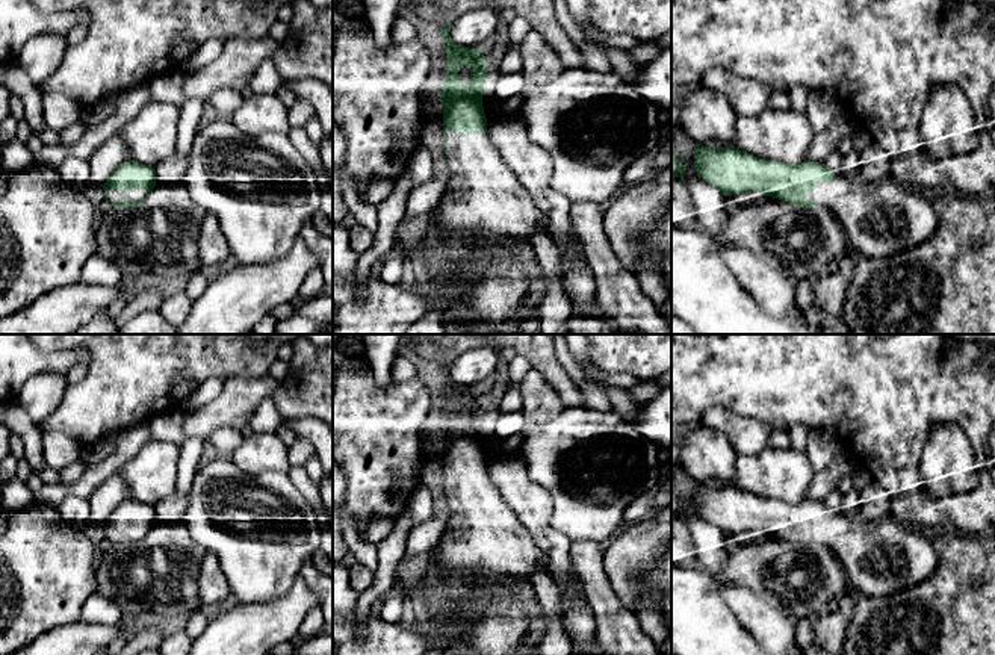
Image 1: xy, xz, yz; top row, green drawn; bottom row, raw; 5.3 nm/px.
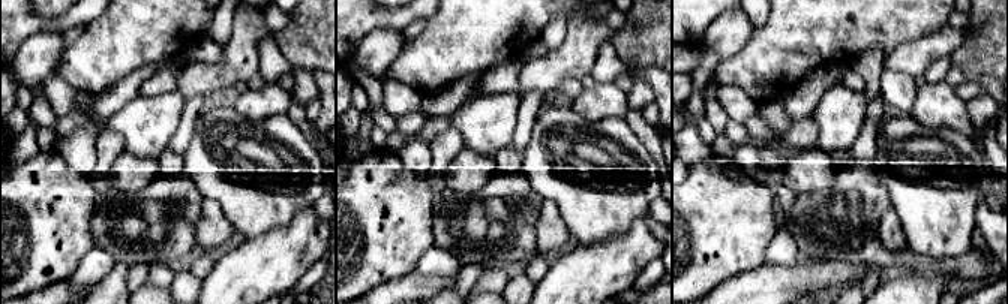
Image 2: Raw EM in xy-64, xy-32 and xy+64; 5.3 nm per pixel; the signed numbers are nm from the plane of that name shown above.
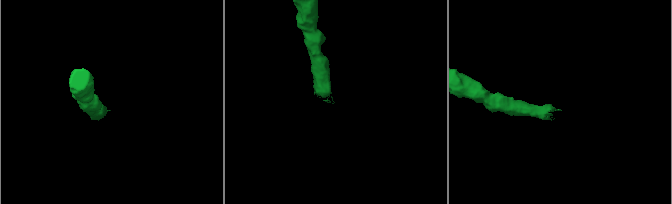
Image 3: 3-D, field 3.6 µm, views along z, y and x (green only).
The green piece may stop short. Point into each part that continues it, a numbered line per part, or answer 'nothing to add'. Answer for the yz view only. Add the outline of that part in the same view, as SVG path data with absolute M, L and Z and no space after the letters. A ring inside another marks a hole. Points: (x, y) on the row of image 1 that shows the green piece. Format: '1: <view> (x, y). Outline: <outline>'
1: yz (883, 218). Outline: M835 172L830 183L815 185L807 201L829 209L844 227L854 253L871 259L888 257L922 244L939 222L931 194L900 185L892 175L866 185Z

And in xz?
1: xz (484, 206). Outline: M454 130L446 132L446 160L448 186L439 203L431 212L426 234L413 247L416 253L461 253L470 248L490 250L519 250L520 245L531 245L534 234L541 230L549 233L546 218L535 207L517 177L510 171L498 150L488 138L476 130L473 135L458 135Z

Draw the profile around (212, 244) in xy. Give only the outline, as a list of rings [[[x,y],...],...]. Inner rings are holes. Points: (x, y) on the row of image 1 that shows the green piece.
[[[207,213],[201,222],[198,254],[204,266],[219,265],[230,256],[227,237],[212,213]]]

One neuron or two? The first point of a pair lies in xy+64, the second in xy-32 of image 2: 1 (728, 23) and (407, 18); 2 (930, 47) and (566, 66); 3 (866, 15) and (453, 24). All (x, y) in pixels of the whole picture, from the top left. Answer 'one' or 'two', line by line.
1: two
2: one
3: one

